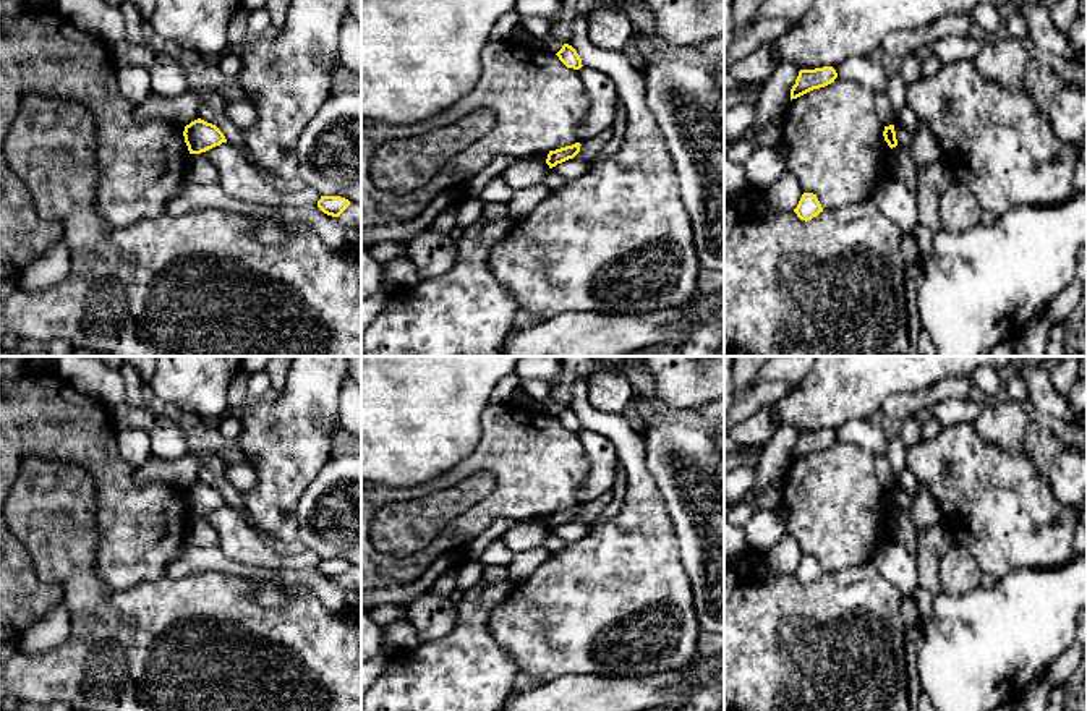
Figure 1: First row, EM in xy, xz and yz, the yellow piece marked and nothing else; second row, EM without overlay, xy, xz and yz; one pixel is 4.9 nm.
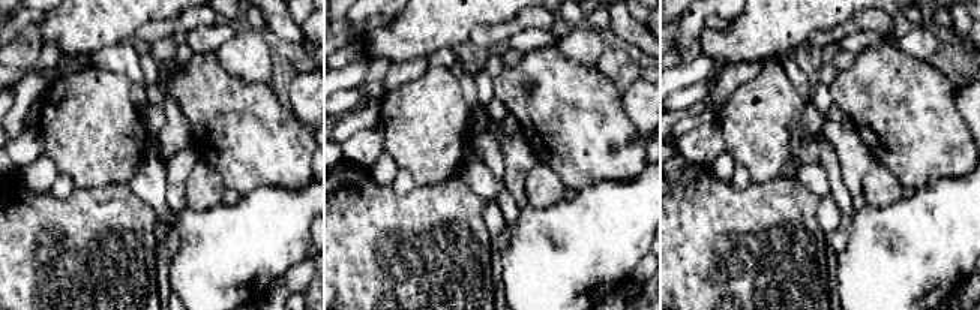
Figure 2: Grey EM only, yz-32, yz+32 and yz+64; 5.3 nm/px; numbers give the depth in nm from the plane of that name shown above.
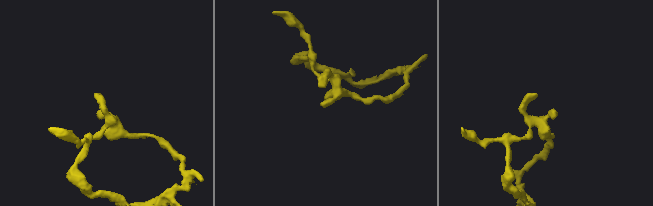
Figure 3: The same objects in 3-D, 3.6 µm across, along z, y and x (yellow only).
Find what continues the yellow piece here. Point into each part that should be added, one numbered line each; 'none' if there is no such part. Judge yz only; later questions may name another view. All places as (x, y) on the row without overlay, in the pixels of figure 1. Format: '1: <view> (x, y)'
none

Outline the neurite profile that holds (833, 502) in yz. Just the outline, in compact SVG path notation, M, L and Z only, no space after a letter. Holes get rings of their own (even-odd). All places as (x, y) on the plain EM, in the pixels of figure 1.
M836 441L831 447L792 462L782 479L786 533L794 536L804 556L813 556L823 573L872 564L888 541L891 510L883 499L875 471L875 453L855 444Z

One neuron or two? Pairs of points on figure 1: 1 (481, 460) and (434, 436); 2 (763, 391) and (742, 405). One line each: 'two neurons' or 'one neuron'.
1: two neurons
2: one neuron

